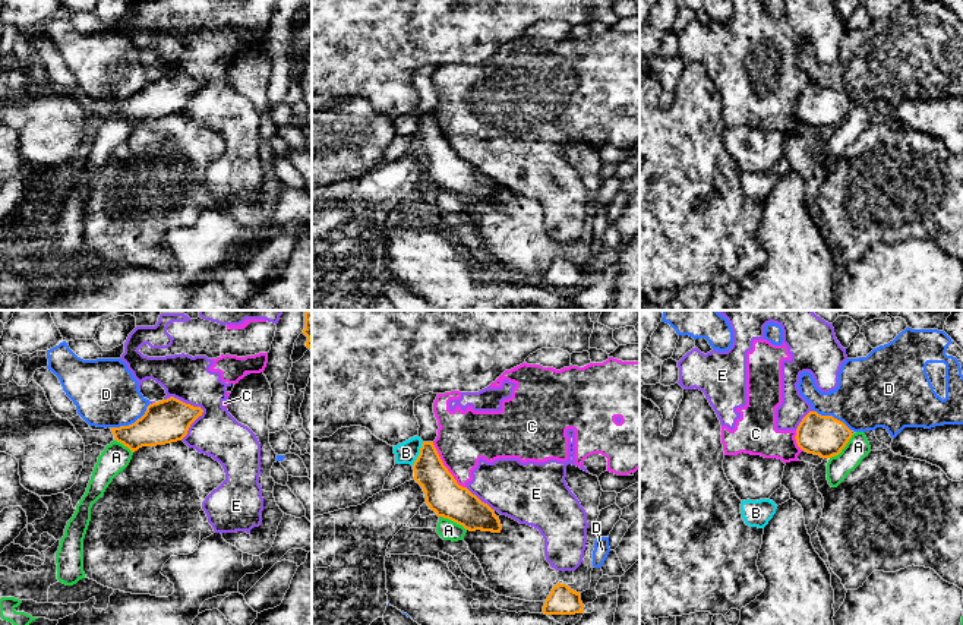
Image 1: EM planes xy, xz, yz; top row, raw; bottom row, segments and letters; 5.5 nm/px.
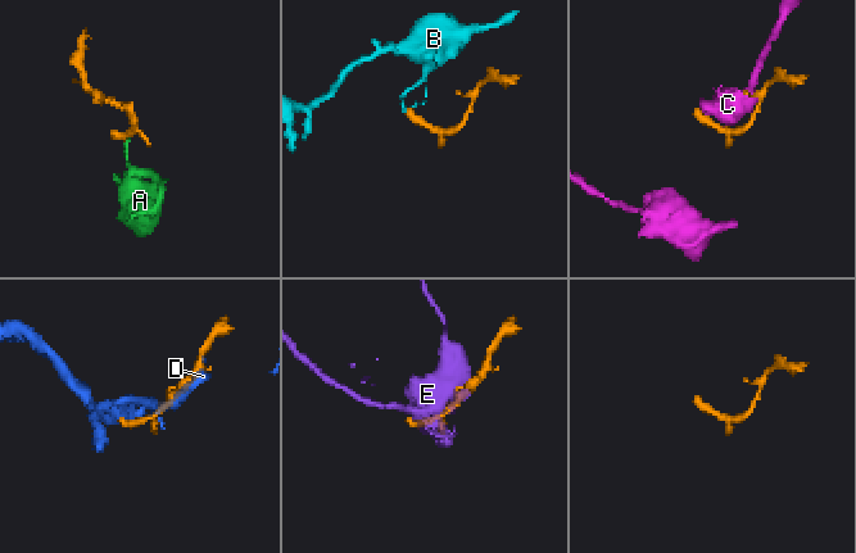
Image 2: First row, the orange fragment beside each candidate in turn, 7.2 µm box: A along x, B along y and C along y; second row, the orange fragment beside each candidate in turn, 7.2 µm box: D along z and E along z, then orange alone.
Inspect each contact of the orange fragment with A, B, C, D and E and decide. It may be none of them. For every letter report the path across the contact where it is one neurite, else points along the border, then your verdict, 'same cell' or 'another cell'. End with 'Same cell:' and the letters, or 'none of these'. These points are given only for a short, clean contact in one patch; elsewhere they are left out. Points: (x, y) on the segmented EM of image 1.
A: border along yz (852, 435), (846, 445), (830, 458); another cell
B: border along xz (423, 442), (417, 458), (411, 464); another cell
C: border along xz (432, 442), (442, 464), (466, 488); another cell
D: another cell
E: another cell
Same cell: none of these

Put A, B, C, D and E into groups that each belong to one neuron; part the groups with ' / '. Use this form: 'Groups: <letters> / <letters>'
Groups: A / B / C E / D

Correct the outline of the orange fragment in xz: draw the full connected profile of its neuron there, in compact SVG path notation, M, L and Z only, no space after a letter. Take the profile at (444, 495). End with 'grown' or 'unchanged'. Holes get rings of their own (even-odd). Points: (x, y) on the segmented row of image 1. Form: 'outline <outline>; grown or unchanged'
outline M423 442L413 464L414 480L421 486L426 504L438 517L448 518L465 530L501 533L495 511L467 487L457 483L443 465L433 442Z; unchanged

